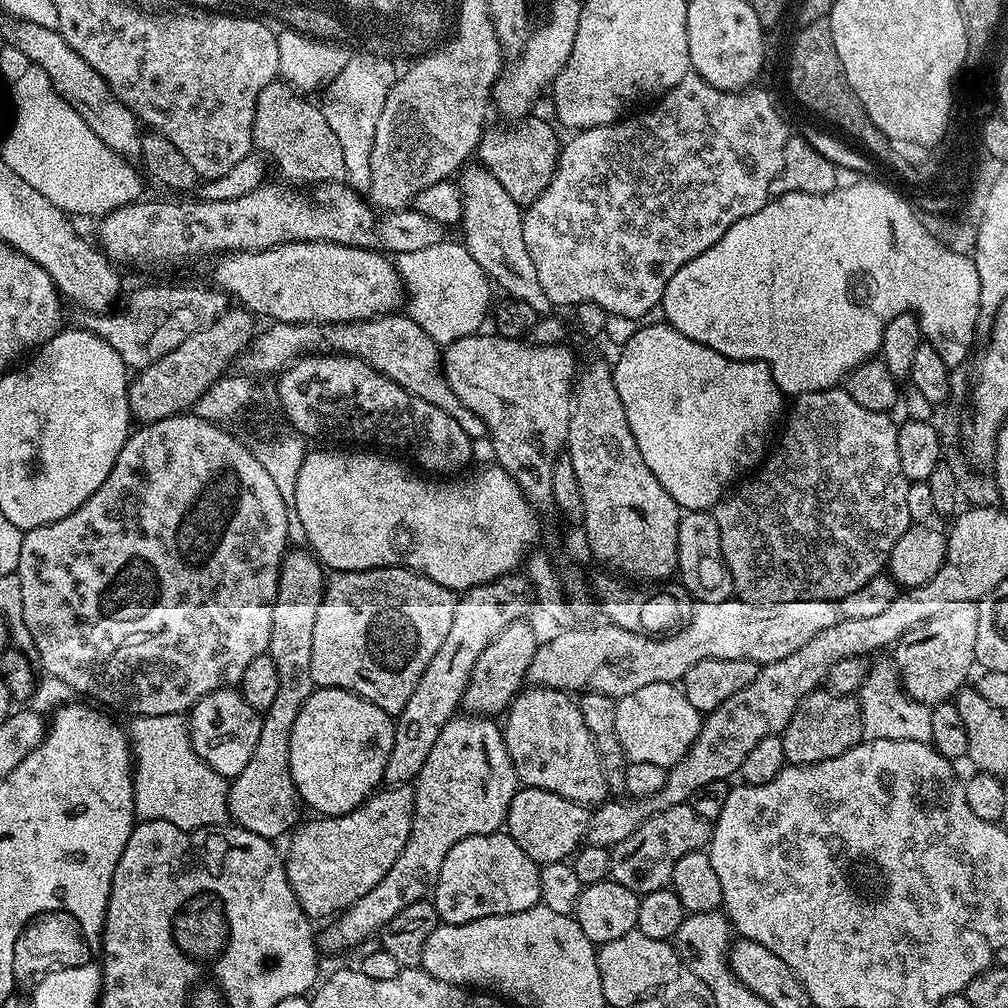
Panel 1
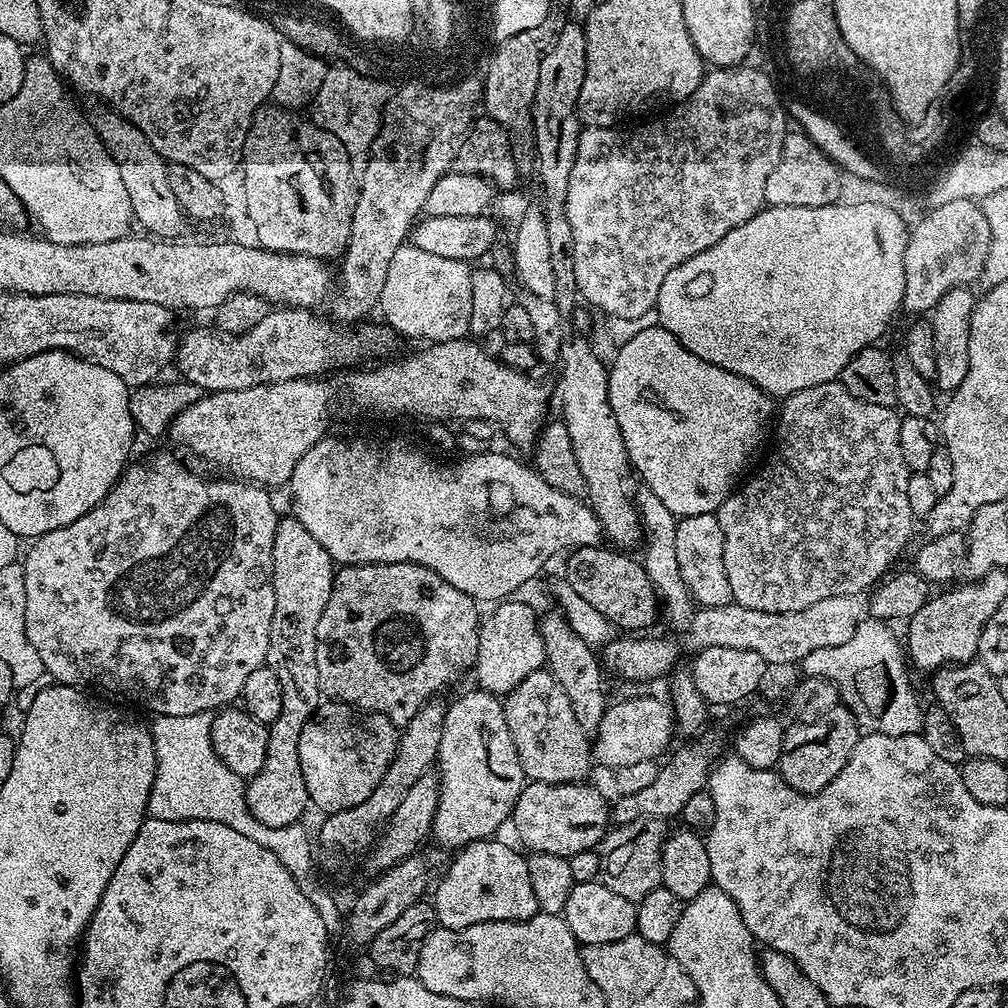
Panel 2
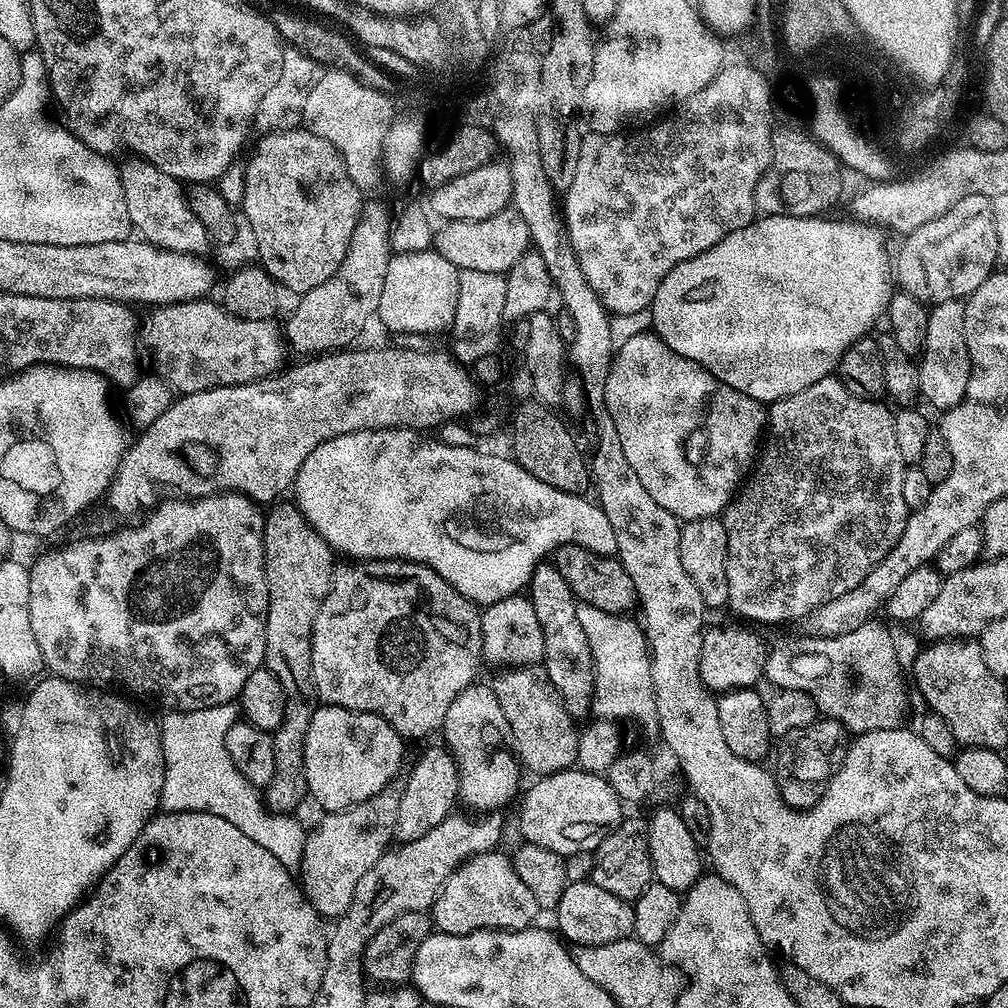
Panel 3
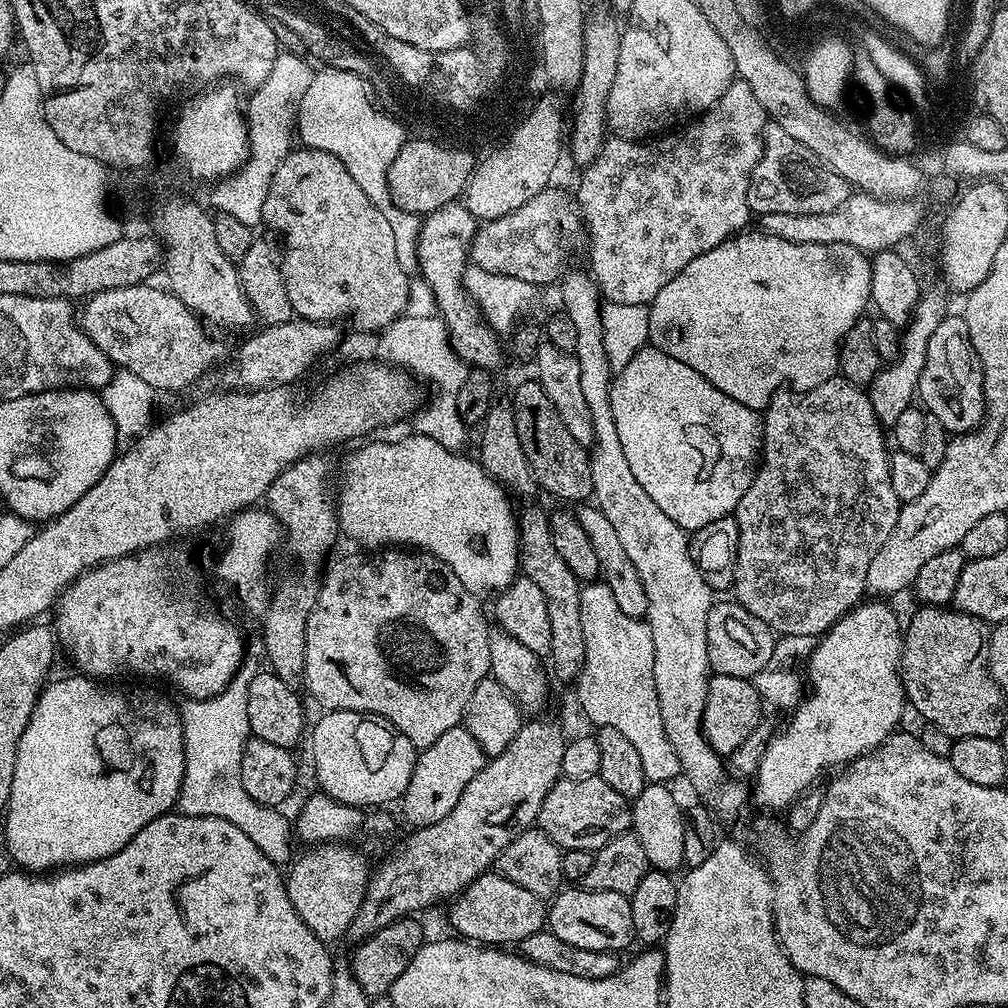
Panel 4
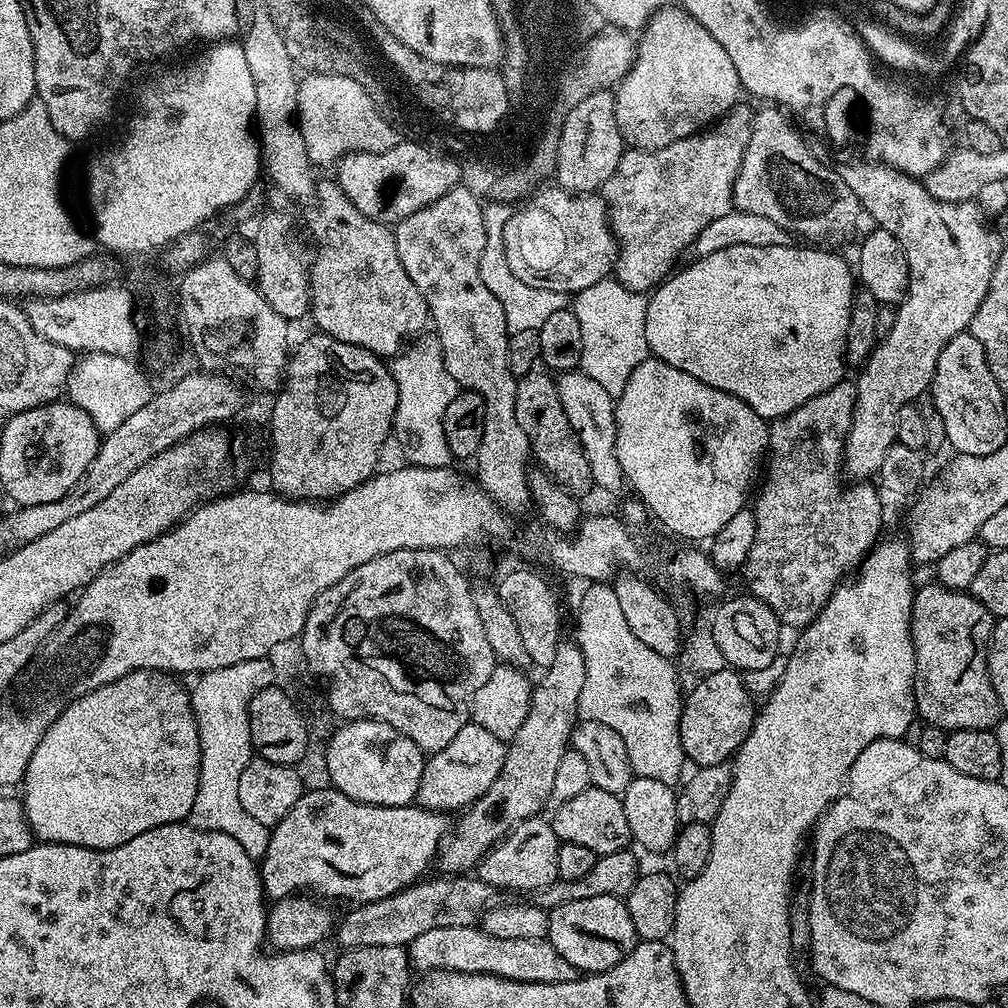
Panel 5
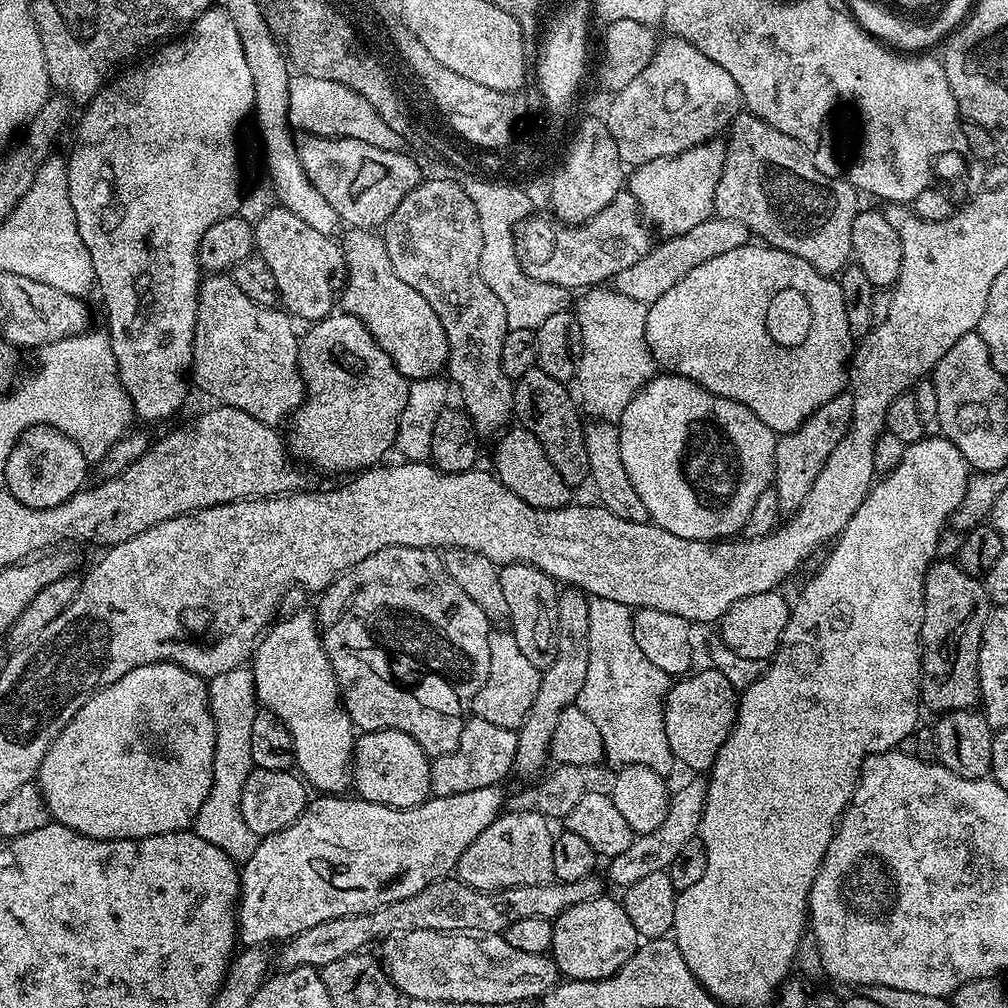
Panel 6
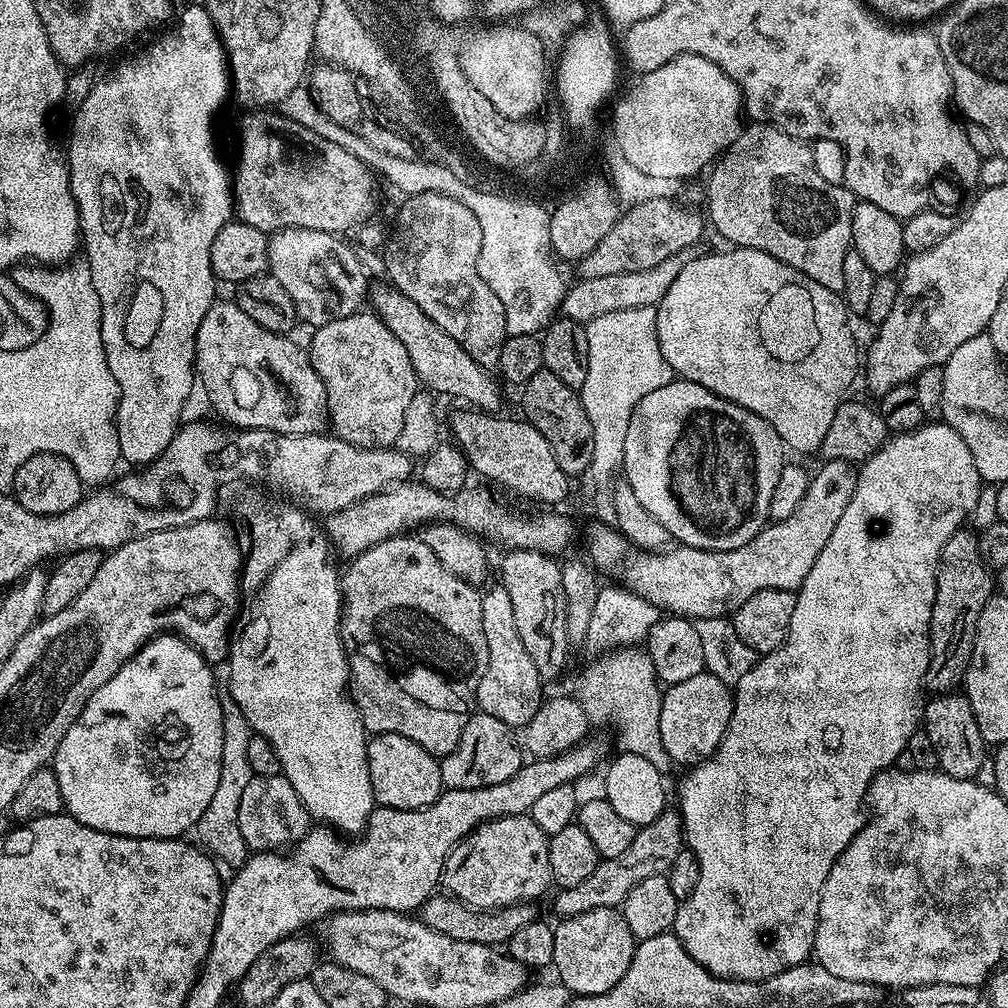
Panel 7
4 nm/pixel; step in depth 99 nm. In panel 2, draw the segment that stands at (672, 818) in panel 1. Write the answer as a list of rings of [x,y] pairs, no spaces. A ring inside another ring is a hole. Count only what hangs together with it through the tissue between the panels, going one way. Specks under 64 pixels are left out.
[[[638,818],[638,822],[615,825],[598,845],[600,853],[599,883],[610,886],[614,894],[639,902],[650,890],[661,887],[662,850],[670,835],[669,825],[658,818]]]

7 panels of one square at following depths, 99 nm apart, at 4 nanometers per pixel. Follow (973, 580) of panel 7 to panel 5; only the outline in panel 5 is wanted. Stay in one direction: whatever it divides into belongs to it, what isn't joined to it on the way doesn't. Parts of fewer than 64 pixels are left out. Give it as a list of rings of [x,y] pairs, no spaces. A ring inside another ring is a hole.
[[[939,582],[924,584],[915,589],[912,593],[912,641],[914,642],[914,678],[912,679],[912,693],[916,699],[916,715],[924,724],[933,724],[944,729],[945,732],[957,732],[958,730],[986,730],[993,731],[1002,719],[1002,709],[998,702],[998,694],[994,694],[994,686],[990,686],[990,674],[988,673],[988,643],[992,637],[992,626],[994,617],[982,602],[978,602],[972,596],[971,591],[958,588],[947,588]]]

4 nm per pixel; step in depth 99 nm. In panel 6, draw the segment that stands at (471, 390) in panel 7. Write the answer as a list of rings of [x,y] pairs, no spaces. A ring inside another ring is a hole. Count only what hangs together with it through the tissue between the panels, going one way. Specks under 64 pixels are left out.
[[[352,228],[343,233],[342,247],[346,275],[338,300],[343,311],[364,323],[365,330],[390,354],[396,369],[408,381],[439,377],[448,363],[446,330],[442,330],[442,322],[430,302],[414,286],[402,282],[394,266],[390,266],[383,235],[367,228]]]

